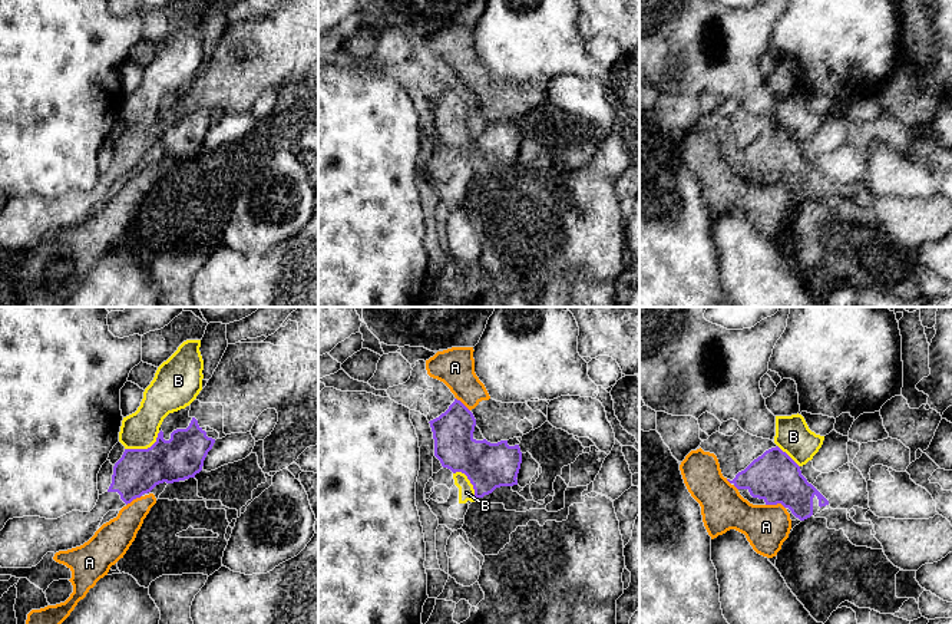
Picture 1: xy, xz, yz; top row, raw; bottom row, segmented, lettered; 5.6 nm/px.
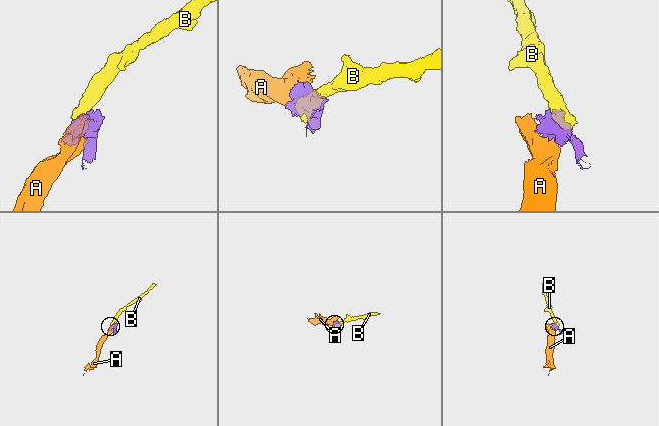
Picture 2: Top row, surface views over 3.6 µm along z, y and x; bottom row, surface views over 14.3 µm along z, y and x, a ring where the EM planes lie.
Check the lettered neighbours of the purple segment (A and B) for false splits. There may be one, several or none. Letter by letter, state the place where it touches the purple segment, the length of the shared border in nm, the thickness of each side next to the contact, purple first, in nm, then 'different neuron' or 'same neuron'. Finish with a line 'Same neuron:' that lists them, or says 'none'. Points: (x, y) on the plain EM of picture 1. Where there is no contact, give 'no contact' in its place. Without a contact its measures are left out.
A: meets purple in yz at (776, 182); contact 110 nm long; 280 nm thick on the purple side, 260 nm on the other; different neuron
B: meets purple in xy at (144, 128); contact 220 nm long; 240 nm thick on the purple side, 200 nm on the other; different neuron
Same neuron: none

